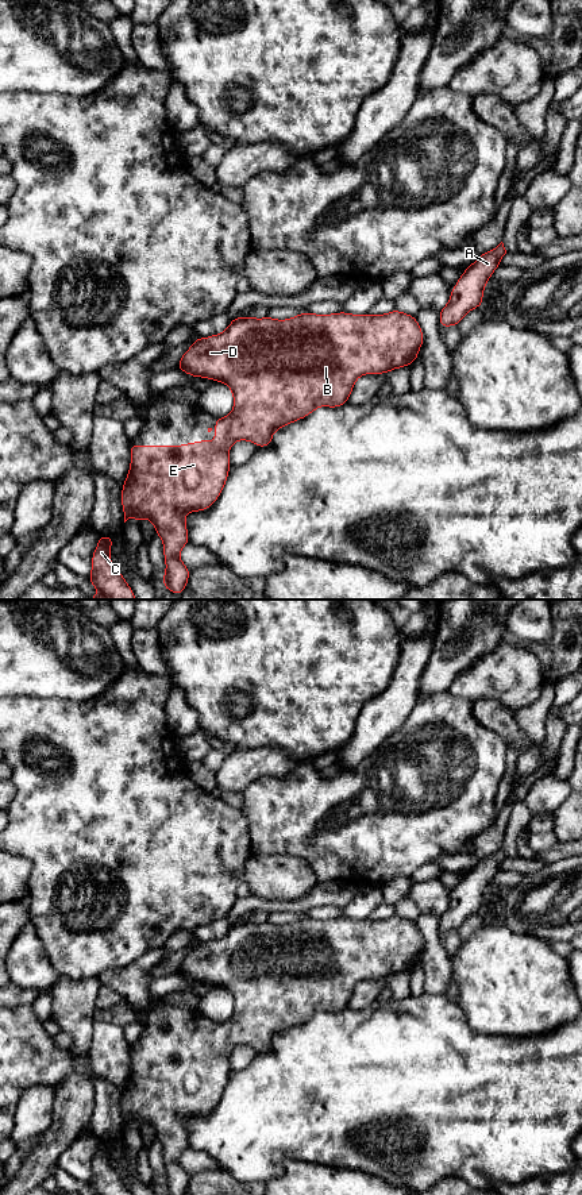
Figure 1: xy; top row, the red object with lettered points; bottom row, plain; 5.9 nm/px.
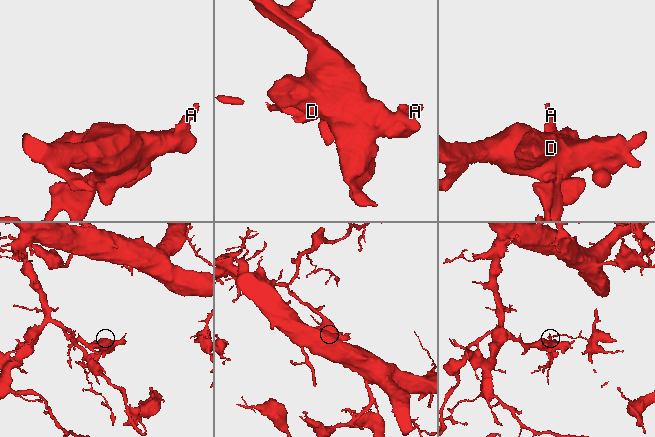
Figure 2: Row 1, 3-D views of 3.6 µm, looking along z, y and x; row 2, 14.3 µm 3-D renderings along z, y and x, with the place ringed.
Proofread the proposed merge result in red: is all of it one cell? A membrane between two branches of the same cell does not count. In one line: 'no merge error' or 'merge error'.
no merge error

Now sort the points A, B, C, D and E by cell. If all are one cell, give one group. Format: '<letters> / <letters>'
A B C D E

